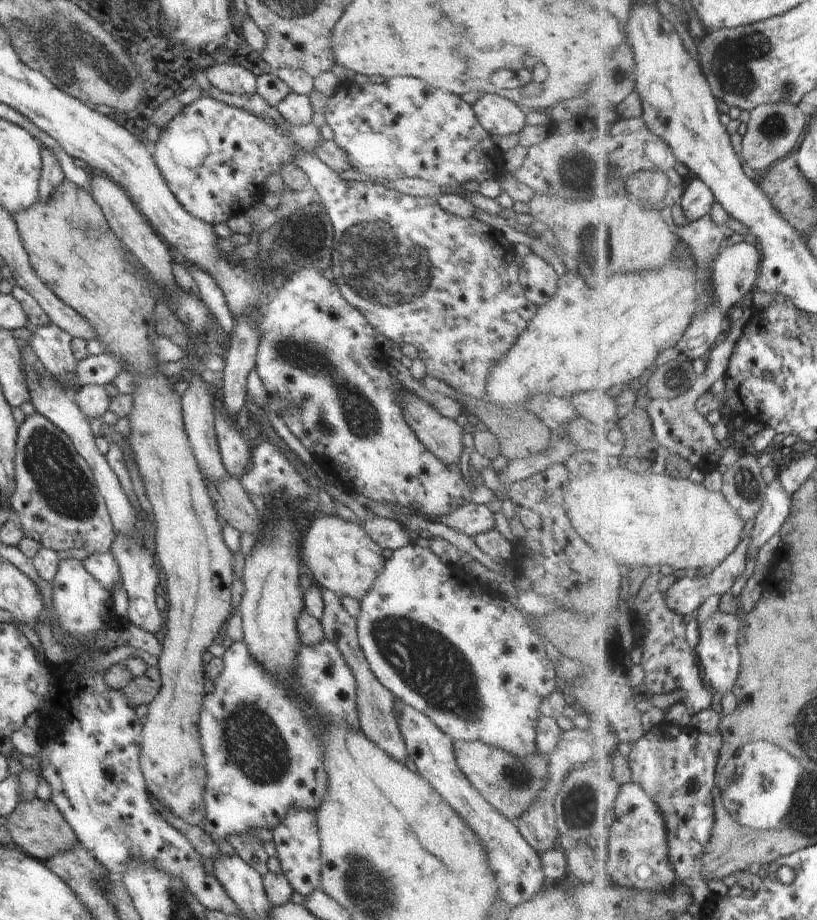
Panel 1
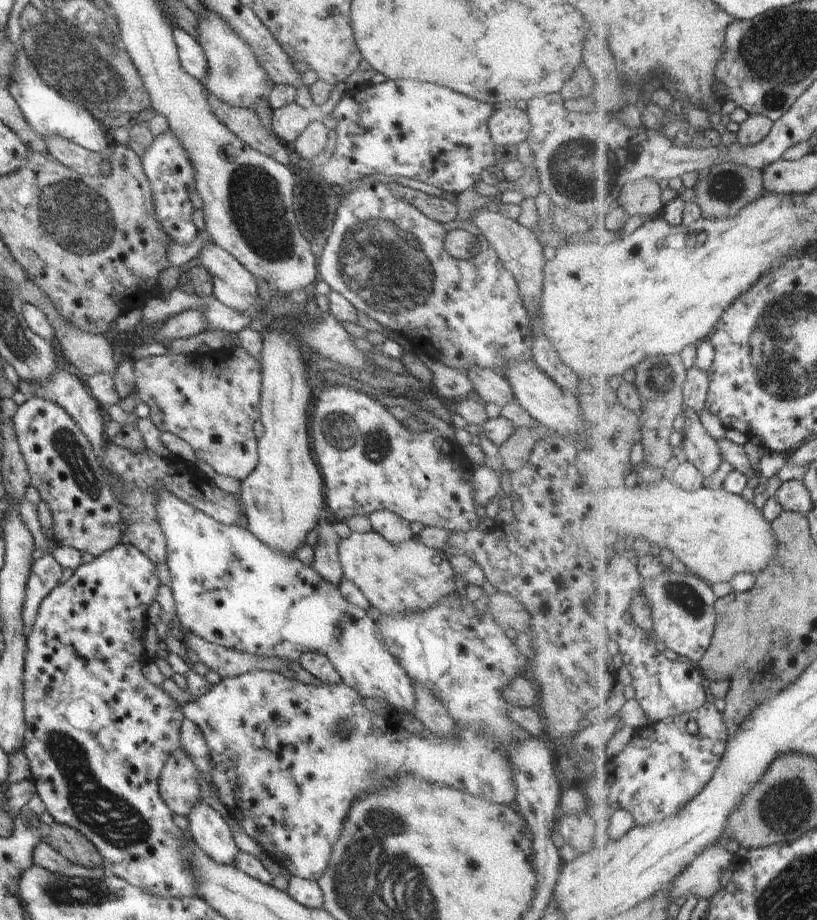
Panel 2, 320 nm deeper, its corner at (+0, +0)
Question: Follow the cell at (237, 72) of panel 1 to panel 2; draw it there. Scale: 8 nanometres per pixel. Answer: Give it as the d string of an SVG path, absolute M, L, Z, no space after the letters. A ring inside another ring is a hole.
M181 28L172 29L173 37L178 47L179 61L183 70L201 83L204 82L207 71L207 60L203 55L202 48L200 48L197 40L185 30Z

